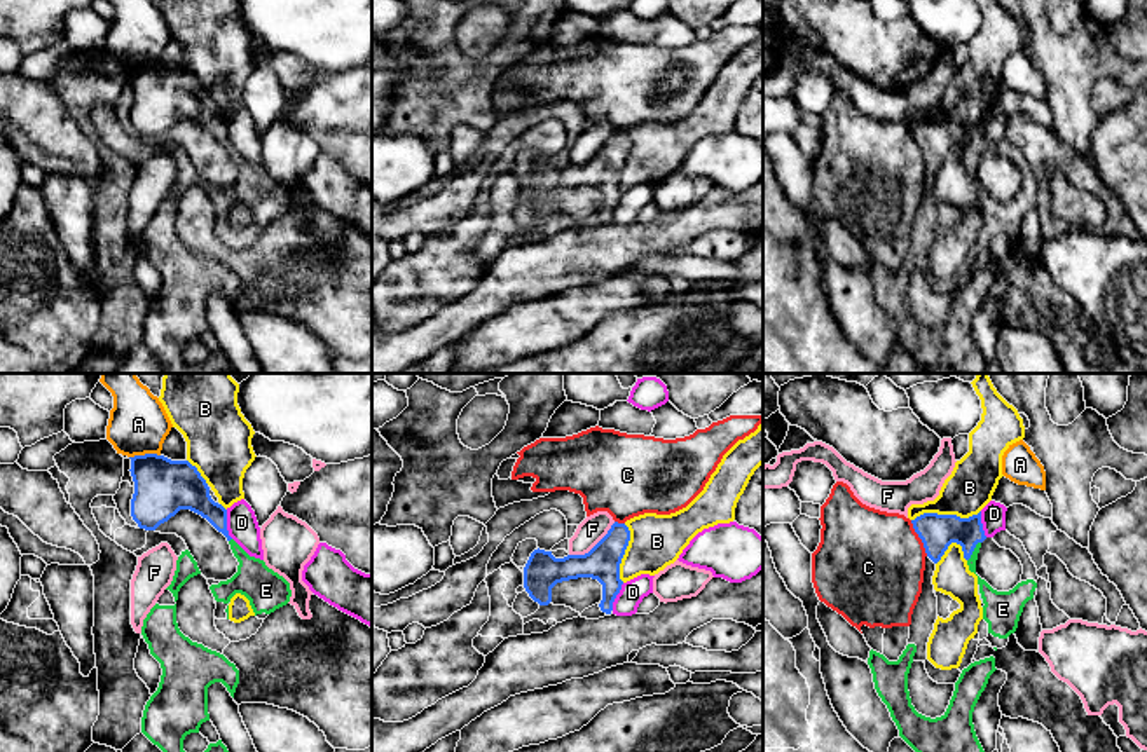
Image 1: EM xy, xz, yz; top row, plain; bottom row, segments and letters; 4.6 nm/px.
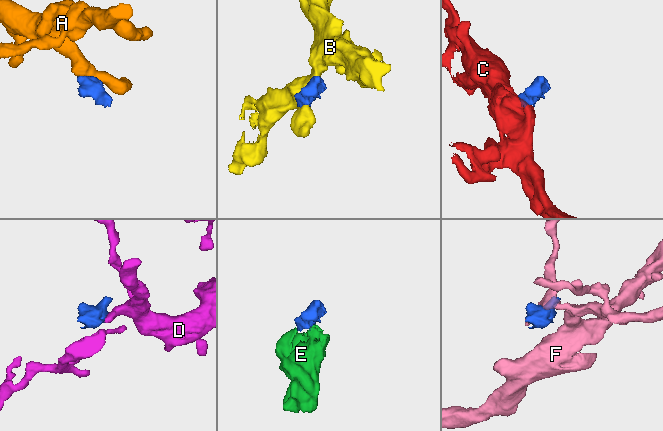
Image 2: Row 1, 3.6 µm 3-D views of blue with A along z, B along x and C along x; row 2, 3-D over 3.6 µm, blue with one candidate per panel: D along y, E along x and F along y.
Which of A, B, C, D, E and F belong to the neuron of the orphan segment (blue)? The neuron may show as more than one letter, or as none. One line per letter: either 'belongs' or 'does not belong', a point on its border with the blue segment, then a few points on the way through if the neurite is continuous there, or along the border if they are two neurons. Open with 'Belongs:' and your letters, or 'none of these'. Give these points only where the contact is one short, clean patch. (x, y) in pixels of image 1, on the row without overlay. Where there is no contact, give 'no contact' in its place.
Belongs: E
A: does not belong; contact xy (145, 63); border xy (159, 63), (135, 63), (130, 67)
B: does not belong; contact yz (945, 124)
C: does not belong; contact yz (919, 145); border yz (910, 129), (927, 164)
D: does not belong; contact xy (226, 133); border xy (226, 119), (226, 138), (233, 147)
E: belongs; contact yz (973, 159)
F: does not belong; contact xz (594, 156); border xz (615, 131), (587, 161), (570, 164)

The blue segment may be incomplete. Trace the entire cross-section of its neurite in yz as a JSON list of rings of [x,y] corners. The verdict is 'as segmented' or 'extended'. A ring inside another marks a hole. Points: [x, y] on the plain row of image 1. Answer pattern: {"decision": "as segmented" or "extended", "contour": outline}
{"decision": "extended", "contour": [[[981,120],[969,127],[957,124],[924,122],[911,129],[915,141],[924,152],[927,166],[938,173],[948,155],[957,152],[962,155],[969,180],[976,183],[976,169],[981,152],[986,148]]]}

